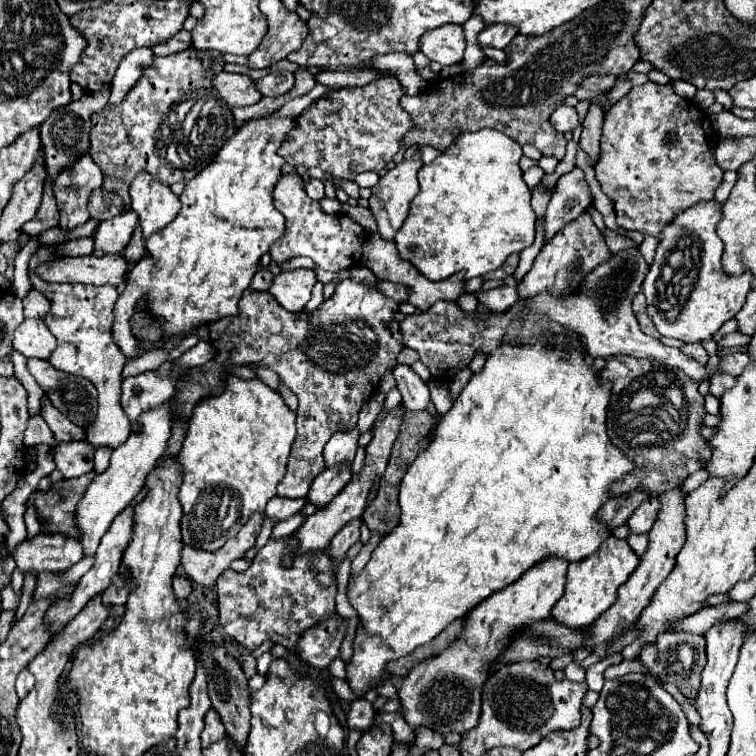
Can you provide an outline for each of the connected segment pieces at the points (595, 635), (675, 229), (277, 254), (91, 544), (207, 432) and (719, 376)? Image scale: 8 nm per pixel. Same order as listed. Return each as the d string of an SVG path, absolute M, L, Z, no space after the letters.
M676 487L676 491L666 491L664 495L658 495L660 501L660 509L658 509L658 519L652 525L650 533L648 533L648 549L646 553L640 557L640 565L636 567L636 571L628 577L626 583L620 585L616 603L604 611L604 615L600 615L600 619L596 619L596 623L592 623L590 627L590 639L586 649L594 649L594 645L604 643L608 639L612 639L614 635L618 635L624 627L632 625L634 619L640 617L640 613L648 607L656 587L668 577L668 573L672 571L674 563L676 563L676 555L680 553L682 545L684 545L684 503L686 503L686 493L680 487Z
M710 199L704 203L696 203L696 207L688 207L676 213L672 223L668 223L668 227L664 227L662 231L654 263L642 285L642 293L646 295L648 303L646 313L650 315L656 329L664 337L674 337L684 343L700 343L702 339L710 339L724 325L724 321L736 317L736 313L746 303L746 295L752 289L752 273L744 271L742 275L728 275L726 271L722 271L724 243L716 235L716 225L720 219L722 219L722 203Z
M298 173L280 177L274 189L274 205L286 217L286 235L270 247L272 261L280 265L292 257L310 257L318 267L326 271L344 271L360 263L362 247L368 241L368 231L348 215L324 213L318 201L308 199L304 181Z
M160 405L156 409L146 411L144 415L140 415L140 419L132 423L130 437L120 447L114 449L108 469L92 479L74 513L76 527L82 533L80 543L84 547L86 557L94 557L102 535L108 531L116 515L120 515L120 511L124 511L136 499L136 495L144 487L144 477L150 473L158 457L164 453L168 437L170 437L170 409L166 405Z
M228 373L226 387L220 395L200 399L200 403L196 403L196 409L192 411L192 423L188 423L188 433L180 451L184 477L178 499L184 509L184 545L216 551L240 531L240 527L250 519L252 513L262 513L266 503L276 495L276 485L286 473L286 461L294 439L296 413L284 403L278 391L270 389L260 379L240 379Z
M716 373L710 379L710 391L712 391L712 395L722 397L722 393L732 389L734 383L736 383L736 377L730 377L728 373Z

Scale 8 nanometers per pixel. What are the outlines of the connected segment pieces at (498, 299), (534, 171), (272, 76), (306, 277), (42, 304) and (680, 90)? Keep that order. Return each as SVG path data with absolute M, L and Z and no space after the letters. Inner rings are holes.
M508 285L490 289L490 291L478 291L476 297L478 297L478 301L484 303L492 313L506 311L508 307L516 305L516 299L520 299L518 289L516 289L516 287L508 287Z
M534 165L534 167L530 167L528 171L524 171L524 181L528 183L528 187L536 187L536 185L542 181L544 175L546 175L544 169L540 169L538 165Z
M282 71L282 73L268 73L266 77L262 79L256 79L256 89L262 93L262 95L268 95L268 97L280 97L284 93L288 93L294 85L294 75L288 73L288 71Z
M312 269L282 271L274 277L270 293L286 311L298 313L310 301L314 285L316 285L316 273Z
M32 289L28 293L28 297L23 299L24 317L25 318L44 318L50 307L50 299L44 297L44 293Z
M672 81L672 85L674 85L676 93L680 97L684 97L684 99L692 99L694 93L696 93L696 87L692 83L688 83L688 81Z

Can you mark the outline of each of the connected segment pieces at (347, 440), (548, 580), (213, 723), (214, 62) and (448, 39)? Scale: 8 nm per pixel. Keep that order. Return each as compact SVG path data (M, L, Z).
M358 429L340 431L340 433L332 435L332 439L324 447L326 467L334 467L334 465L342 465L342 463L352 463L354 455L356 455L356 449L358 449L358 437L360 437Z
M544 559L544 563L536 563L536 567L530 567L512 587L490 595L468 613L468 625L458 643L408 673L400 687L400 701L404 707L402 717L412 729L426 725L438 733L462 733L476 727L482 685L492 667L492 659L496 659L516 629L530 625L534 619L550 617L552 607L564 593L566 569L568 563L564 563L564 559Z
M214 709L208 711L204 723L206 723L206 727L202 731L202 747L208 747L210 743L226 737L226 729L222 725L222 719L220 719L220 715L216 715Z
M186 49L168 57L156 57L154 65L144 69L142 77L130 89L126 99L114 109L102 109L94 115L92 133L90 133L90 155L100 165L104 173L104 189L120 195L124 199L122 213L130 211L130 183L142 171L150 173L164 185L172 183L188 183L196 173L200 173L214 155L222 149L222 145L234 135L236 125L230 107L220 99L216 89L212 87L212 77L220 73L224 67L224 59L216 51L196 51Z
M442 25L436 31L428 31L420 39L420 51L440 65L454 65L462 61L466 49L464 29L460 25Z

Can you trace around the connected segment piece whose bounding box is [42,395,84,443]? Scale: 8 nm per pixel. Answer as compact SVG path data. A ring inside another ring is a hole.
M48 395L42 397L42 417L48 423L48 427L52 429L58 443L60 441L80 441L80 439L84 439L84 429L74 425L60 411L56 411L56 407L52 407L52 401L48 399Z

